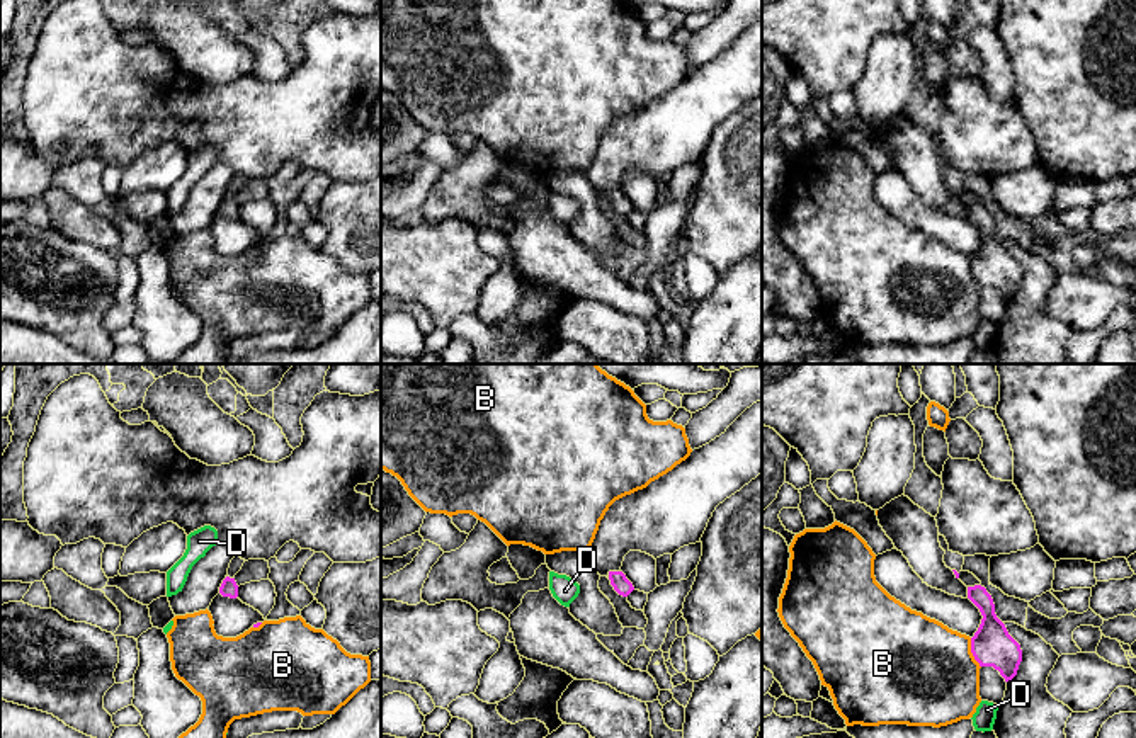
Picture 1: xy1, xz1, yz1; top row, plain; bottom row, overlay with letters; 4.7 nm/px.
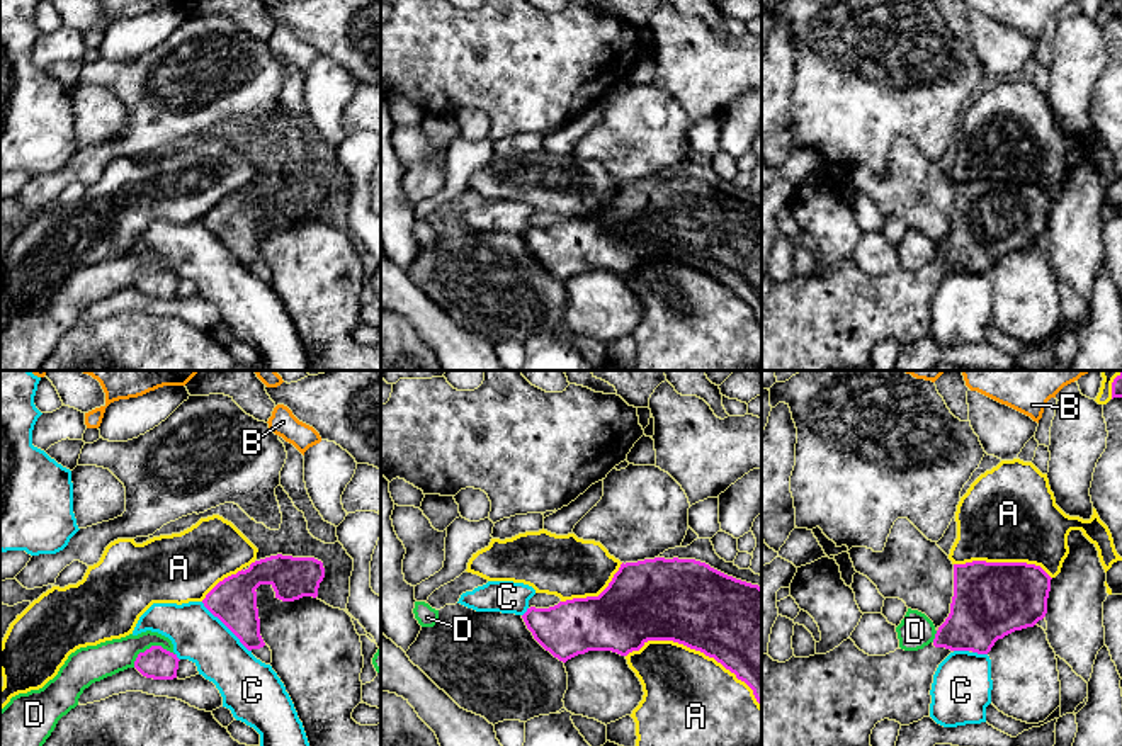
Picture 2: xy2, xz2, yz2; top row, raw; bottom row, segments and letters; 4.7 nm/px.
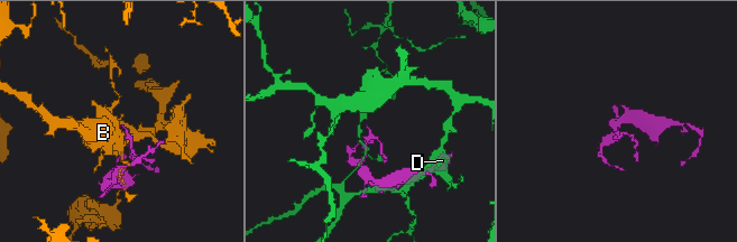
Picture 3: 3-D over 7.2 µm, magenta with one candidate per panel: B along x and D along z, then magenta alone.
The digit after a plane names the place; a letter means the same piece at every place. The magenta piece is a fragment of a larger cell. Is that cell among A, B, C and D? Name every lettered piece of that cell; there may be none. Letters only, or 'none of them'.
none of them

